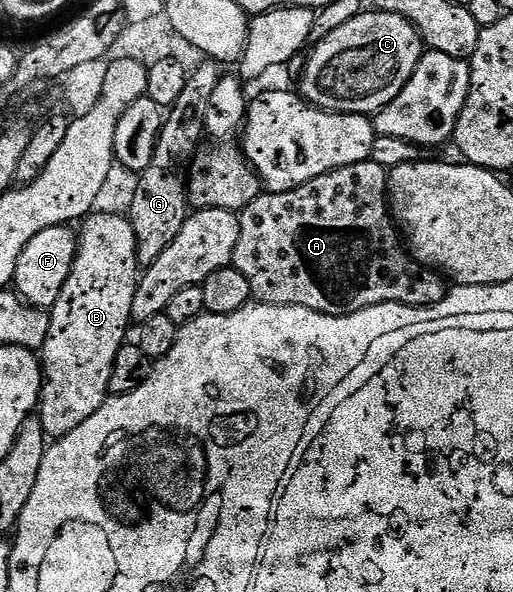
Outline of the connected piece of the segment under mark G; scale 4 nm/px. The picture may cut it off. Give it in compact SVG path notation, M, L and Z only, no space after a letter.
M205 61L190 72L178 101L174 101L174 105L167 108L163 116L150 165L139 172L137 179L140 180L132 191L126 217L134 229L136 262L141 268L158 261L158 257L162 257L162 252L166 250L166 245L170 245L170 241L174 241L174 237L178 237L178 233L182 231L182 225L186 225L190 204L186 194L186 179L182 172L191 164L201 146L200 139L205 138L206 105L221 74L221 64L215 61Z

